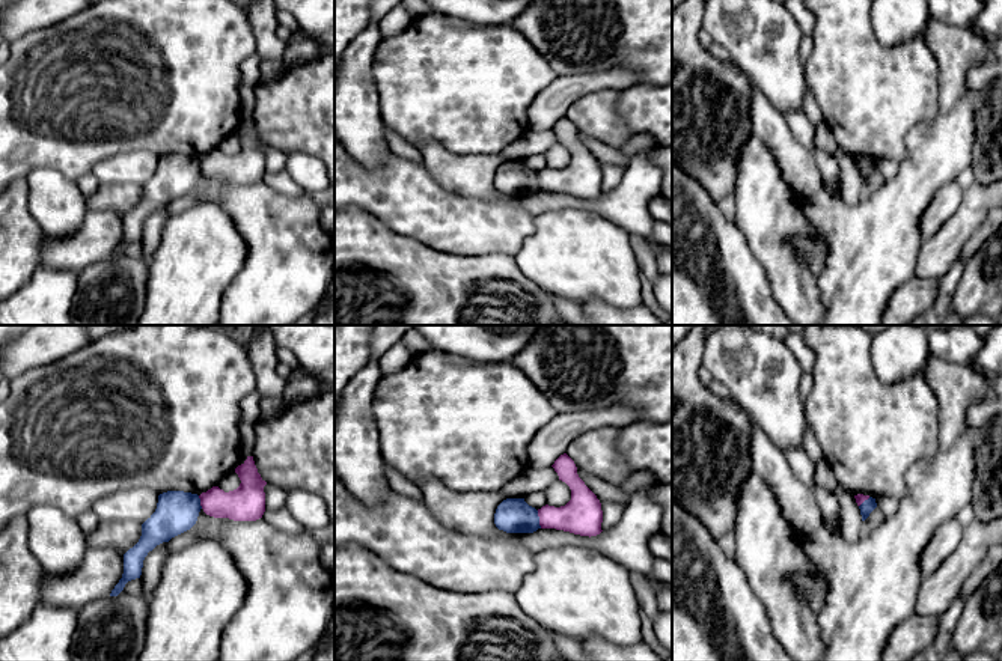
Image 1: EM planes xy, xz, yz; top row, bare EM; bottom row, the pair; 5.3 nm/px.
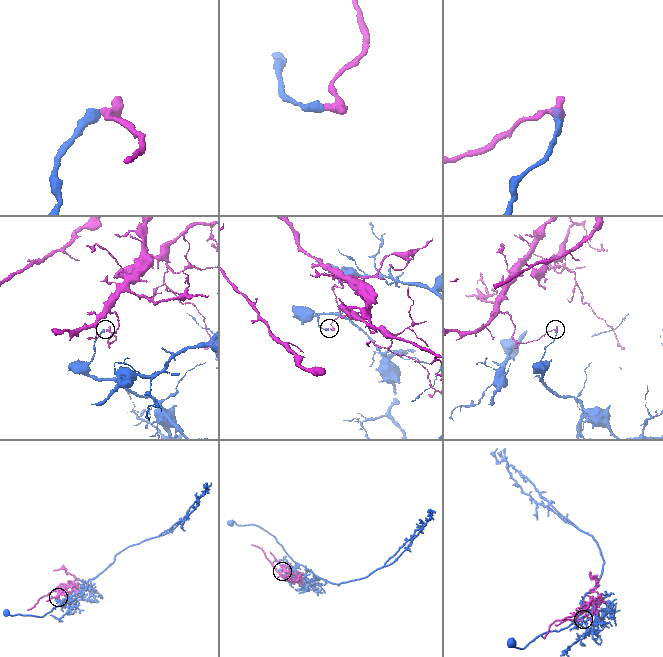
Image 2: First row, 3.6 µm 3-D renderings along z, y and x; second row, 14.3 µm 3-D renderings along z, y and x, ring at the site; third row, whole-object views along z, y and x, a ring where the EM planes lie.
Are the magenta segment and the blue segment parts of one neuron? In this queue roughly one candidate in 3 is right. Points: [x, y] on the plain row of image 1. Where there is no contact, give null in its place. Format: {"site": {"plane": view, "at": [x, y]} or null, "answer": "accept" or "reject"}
{"site": {"plane": "xz", "at": [540, 182]}, "answer": "reject"}

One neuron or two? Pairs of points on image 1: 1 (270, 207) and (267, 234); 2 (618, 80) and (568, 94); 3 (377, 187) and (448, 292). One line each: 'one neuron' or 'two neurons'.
1: one neuron
2: one neuron
3: two neurons

